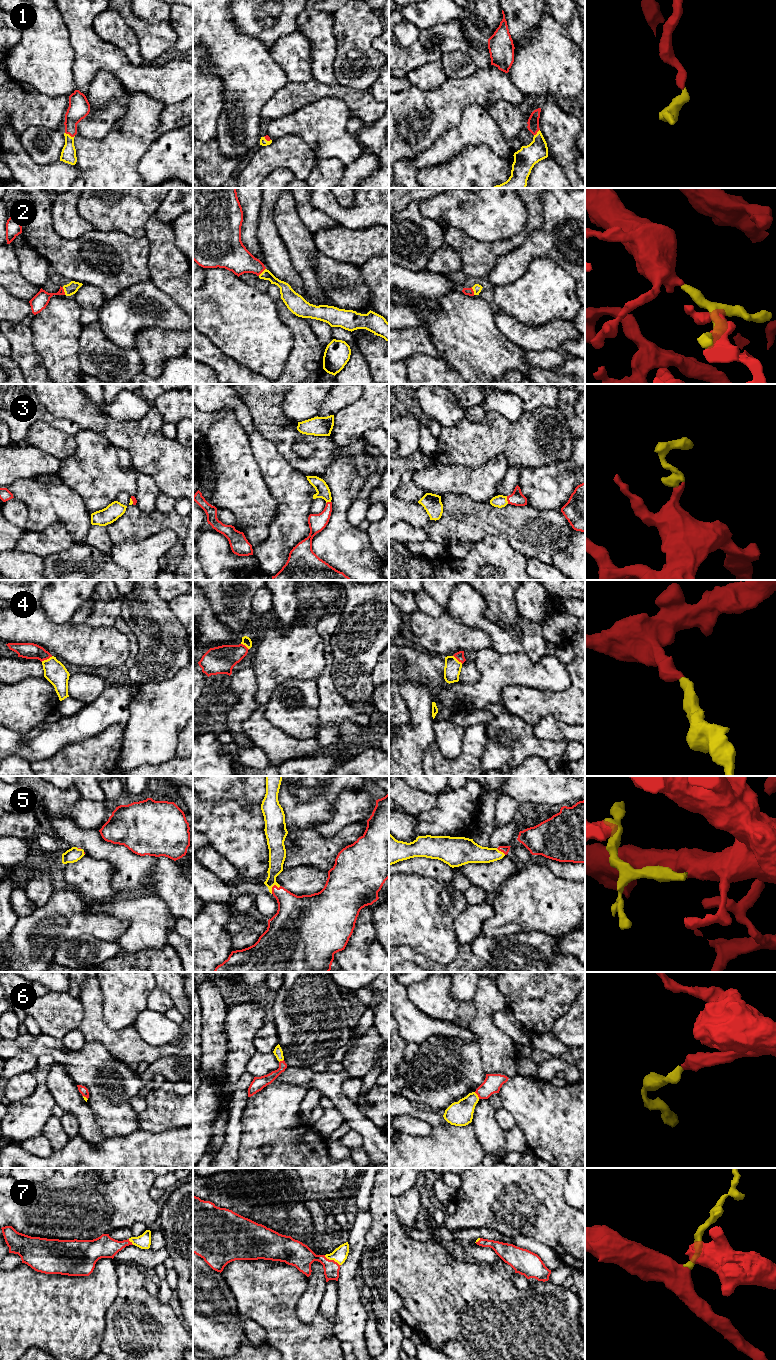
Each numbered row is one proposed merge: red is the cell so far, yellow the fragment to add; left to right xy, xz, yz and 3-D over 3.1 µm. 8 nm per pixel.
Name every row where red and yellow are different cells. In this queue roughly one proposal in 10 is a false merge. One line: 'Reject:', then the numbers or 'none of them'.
Reject: none of them

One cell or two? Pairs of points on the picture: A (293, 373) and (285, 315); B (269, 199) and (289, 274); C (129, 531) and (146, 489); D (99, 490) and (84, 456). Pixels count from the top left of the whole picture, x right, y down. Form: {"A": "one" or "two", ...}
{"A": "one", "B": "one", "C": "two", "D": "one"}

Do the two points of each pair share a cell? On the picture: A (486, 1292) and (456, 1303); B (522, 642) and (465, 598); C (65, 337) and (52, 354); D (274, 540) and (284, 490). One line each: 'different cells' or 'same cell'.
A: same cell
B: same cell
C: same cell
D: same cell

